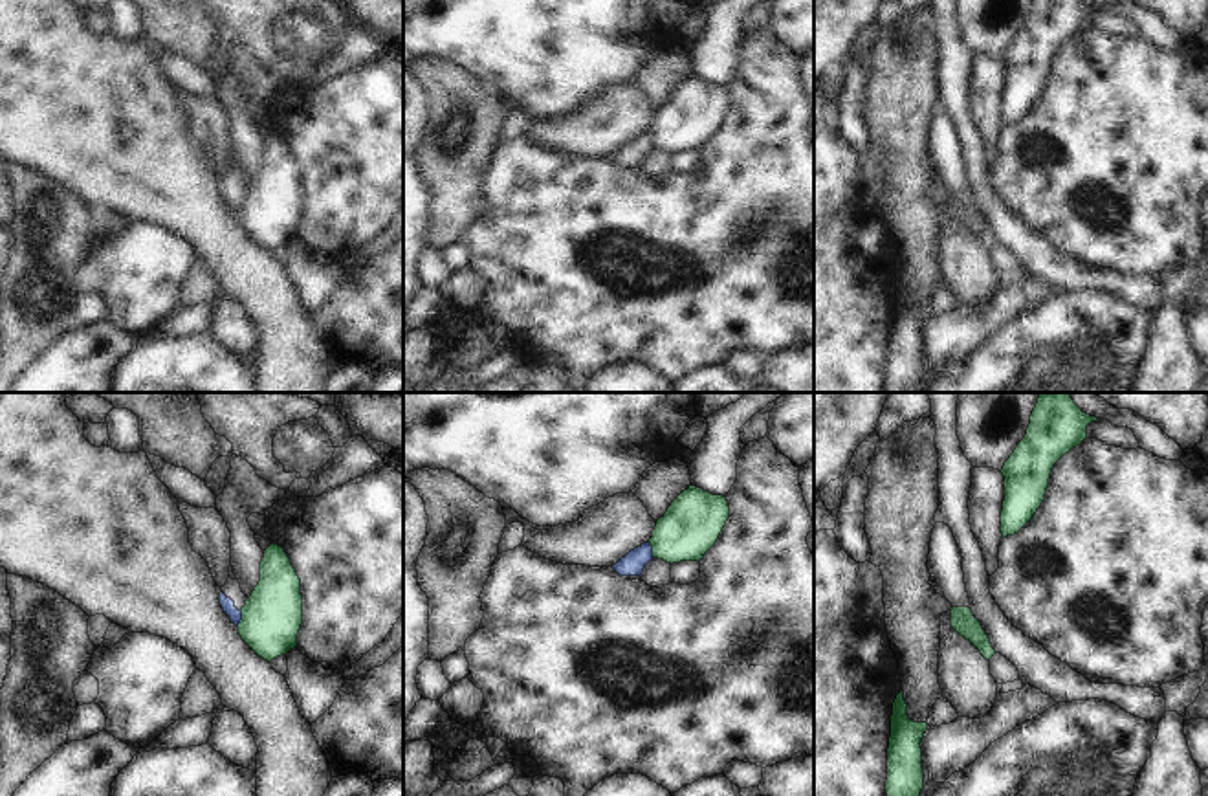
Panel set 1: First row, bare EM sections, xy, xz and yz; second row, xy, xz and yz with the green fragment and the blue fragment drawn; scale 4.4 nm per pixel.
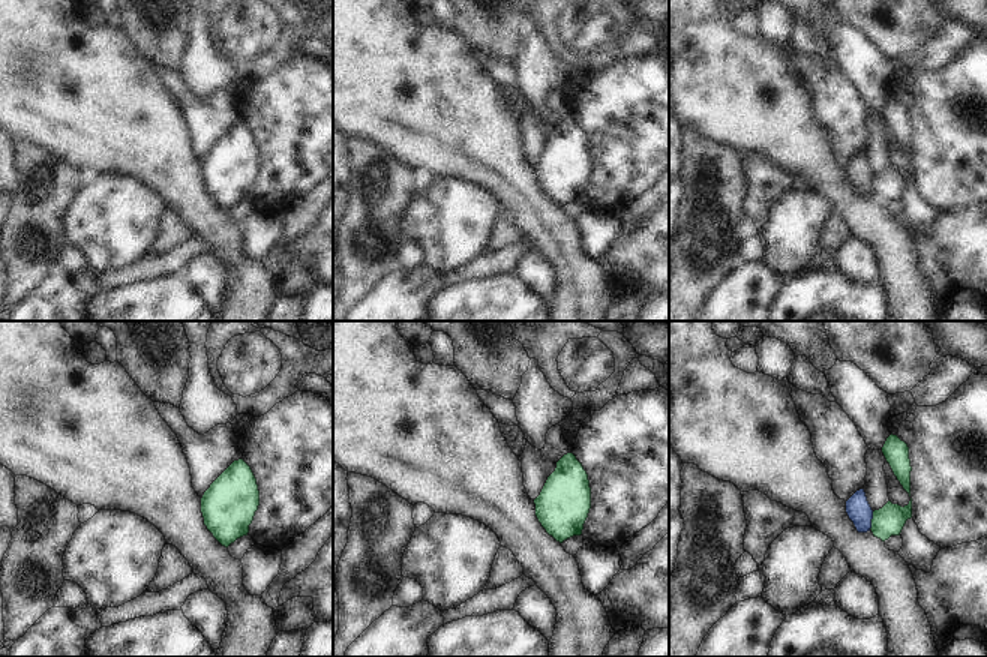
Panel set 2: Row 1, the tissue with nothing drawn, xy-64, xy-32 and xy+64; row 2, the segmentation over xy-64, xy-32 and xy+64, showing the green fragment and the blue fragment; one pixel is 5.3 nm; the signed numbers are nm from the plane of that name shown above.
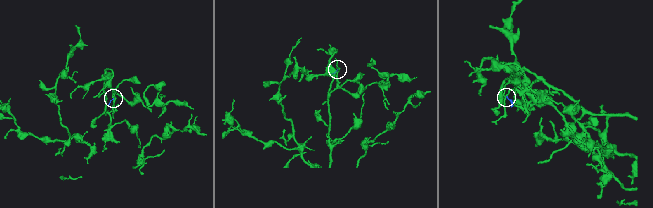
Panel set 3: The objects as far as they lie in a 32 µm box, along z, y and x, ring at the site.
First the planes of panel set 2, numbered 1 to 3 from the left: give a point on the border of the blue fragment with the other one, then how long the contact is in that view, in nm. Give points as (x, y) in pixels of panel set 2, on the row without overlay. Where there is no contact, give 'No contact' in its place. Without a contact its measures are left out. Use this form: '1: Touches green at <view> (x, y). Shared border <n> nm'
1: No contact
2: No contact
3: Touches green at xy+64 (872, 185). Shared border 100 nm.

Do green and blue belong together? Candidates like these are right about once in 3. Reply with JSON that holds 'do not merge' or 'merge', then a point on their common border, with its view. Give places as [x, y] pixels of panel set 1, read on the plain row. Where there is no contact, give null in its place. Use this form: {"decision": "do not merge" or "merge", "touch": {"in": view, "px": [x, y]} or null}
{"decision": "do not merge", "touch": {"in": "xy", "px": [242, 208]}}

